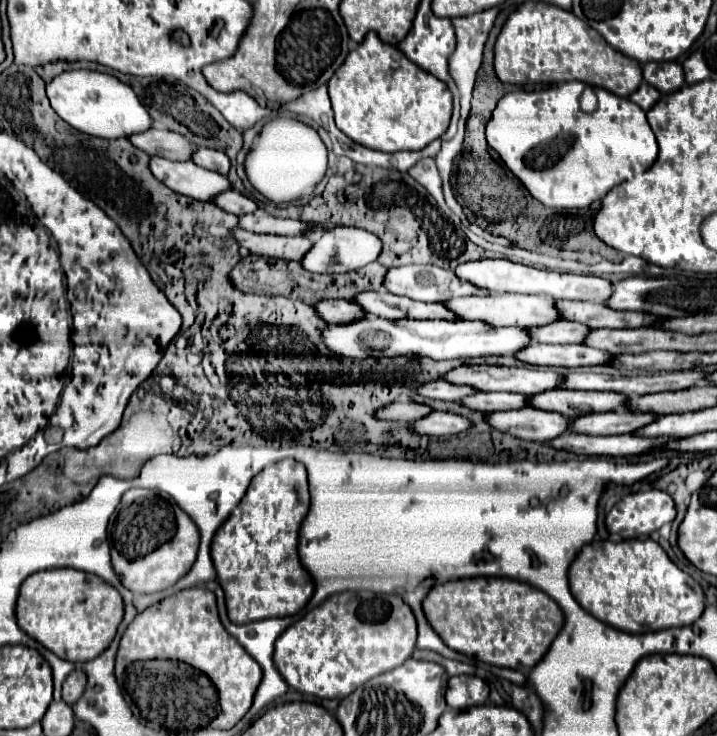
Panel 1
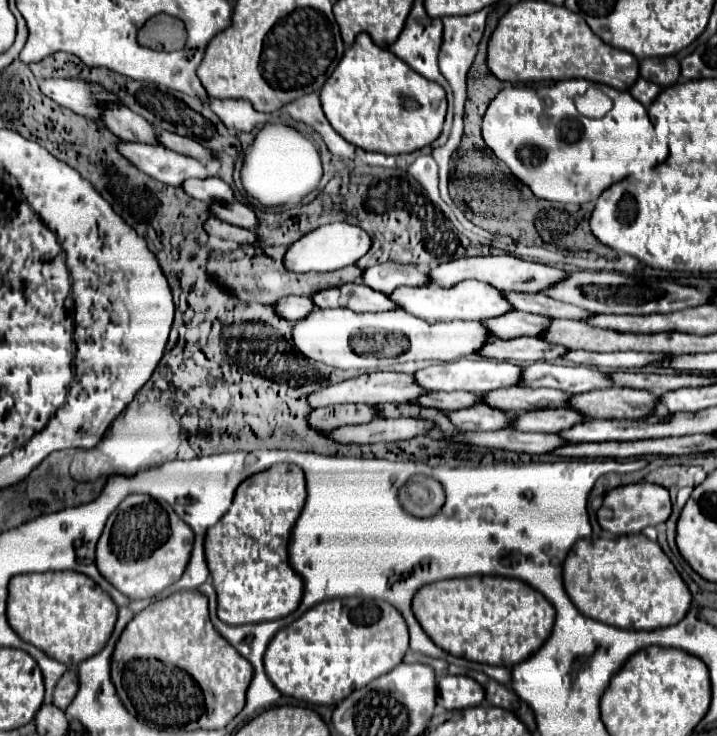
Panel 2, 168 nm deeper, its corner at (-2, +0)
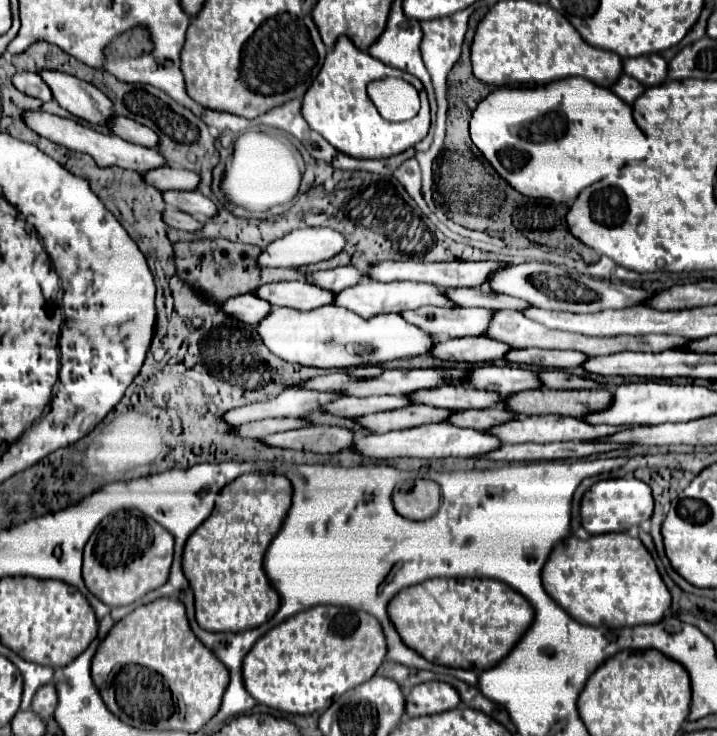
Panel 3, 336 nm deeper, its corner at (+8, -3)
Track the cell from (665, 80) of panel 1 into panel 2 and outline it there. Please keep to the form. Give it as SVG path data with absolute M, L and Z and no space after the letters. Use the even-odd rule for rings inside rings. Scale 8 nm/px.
M657 57L651 61L641 61L639 63L639 75L647 81L655 81L655 85L659 85L661 89L665 89L667 85L675 85L681 69L675 57Z

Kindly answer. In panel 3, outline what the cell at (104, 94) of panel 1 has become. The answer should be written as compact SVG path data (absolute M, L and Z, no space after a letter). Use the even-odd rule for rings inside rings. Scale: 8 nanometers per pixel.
M17 72L13 76L13 84L19 92L27 94L27 96L33 96L33 98L39 98L43 102L49 102L51 100L51 90L49 86L43 82L43 78L39 74L31 74L31 72Z

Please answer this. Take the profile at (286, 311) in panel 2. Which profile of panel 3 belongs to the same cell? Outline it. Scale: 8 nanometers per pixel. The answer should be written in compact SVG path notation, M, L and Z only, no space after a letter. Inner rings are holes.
M255 294L235 296L233 300L229 300L229 304L221 304L221 308L225 308L225 312L229 312L233 318L251 326L257 326L271 312L271 304Z

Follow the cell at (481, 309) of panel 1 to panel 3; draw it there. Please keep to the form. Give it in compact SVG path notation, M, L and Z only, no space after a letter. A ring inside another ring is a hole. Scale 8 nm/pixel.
M361 282L345 292L337 294L337 304L343 308L349 308L353 312L359 312L363 318L379 316L379 314L401 314L405 310L415 310L421 306L437 306L437 308L457 308L453 300L447 298L445 288L439 284L415 284L415 282Z

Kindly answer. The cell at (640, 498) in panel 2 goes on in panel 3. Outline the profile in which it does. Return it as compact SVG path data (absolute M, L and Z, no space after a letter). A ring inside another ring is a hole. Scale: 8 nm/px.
M633 476L601 480L593 484L581 500L581 524L589 534L627 532L629 528L639 526L645 520L651 520L653 508L655 508L655 500L653 500L651 488L645 482Z

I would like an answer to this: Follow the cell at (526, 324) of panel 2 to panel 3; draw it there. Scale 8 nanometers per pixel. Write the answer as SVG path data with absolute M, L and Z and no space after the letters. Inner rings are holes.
M417 308L403 312L405 320L433 332L437 340L461 338L461 336L483 336L493 320L493 310L485 308Z

